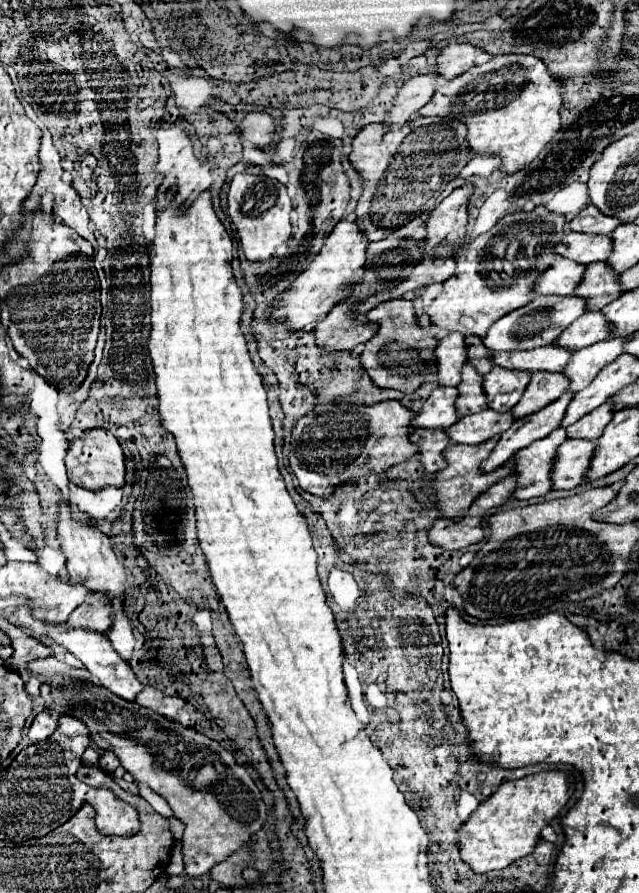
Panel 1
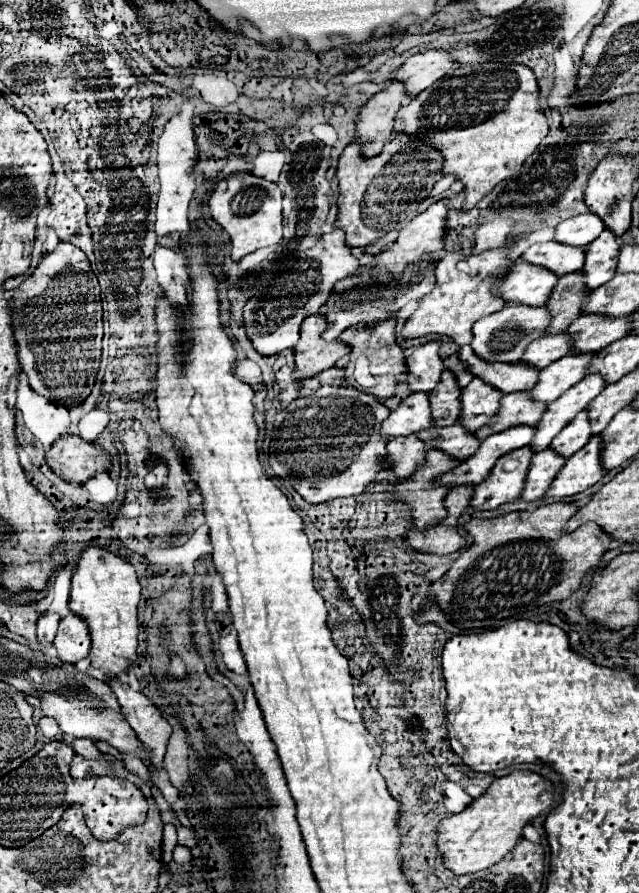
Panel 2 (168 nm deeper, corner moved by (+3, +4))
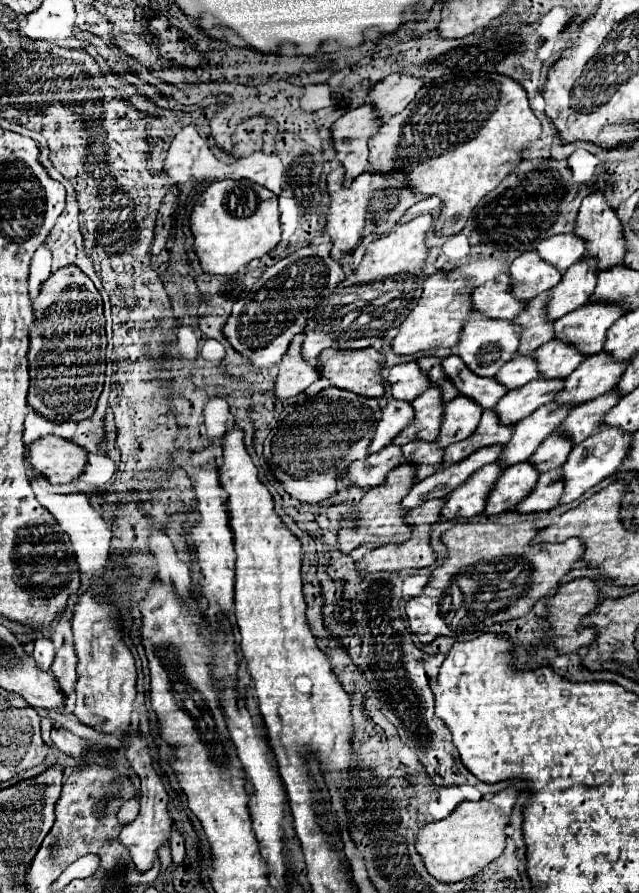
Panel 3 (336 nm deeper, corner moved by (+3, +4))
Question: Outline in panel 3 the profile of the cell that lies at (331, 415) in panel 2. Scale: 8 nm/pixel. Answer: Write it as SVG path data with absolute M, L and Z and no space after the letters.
M327 387L313 397L299 395L295 399L287 399L281 403L283 407L277 413L275 425L265 439L265 461L269 463L275 479L283 485L283 489L301 503L319 503L337 493L337 481L345 481L347 467L355 459L367 457L367 449L371 437L375 435L377 423L381 419L381 407L377 399L367 399L355 395L351 391L343 391L339 387Z

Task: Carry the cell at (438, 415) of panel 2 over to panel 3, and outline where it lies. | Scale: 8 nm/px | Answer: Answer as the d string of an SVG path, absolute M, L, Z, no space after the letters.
M433 385L415 401L411 401L411 405L415 405L415 425L411 425L411 429L405 429L405 433L399 433L399 437L393 443L405 445L407 441L413 441L413 437L435 441L441 431L441 419L443 419L443 409L445 409L441 387Z

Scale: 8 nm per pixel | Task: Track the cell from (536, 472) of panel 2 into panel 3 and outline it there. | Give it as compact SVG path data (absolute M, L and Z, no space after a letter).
M531 461L509 465L499 477L499 485L495 485L495 493L491 493L491 501L487 501L487 509L483 515L497 515L513 509L521 503L533 489L539 479L539 469Z

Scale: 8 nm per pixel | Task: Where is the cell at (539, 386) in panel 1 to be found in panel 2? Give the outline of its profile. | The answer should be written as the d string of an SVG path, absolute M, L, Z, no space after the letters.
M527 391L509 393L503 397L503 405L499 405L499 413L495 413L495 417L487 425L483 425L483 429L479 429L475 435L483 441L493 433L501 433L517 425L533 427L535 421L539 421L539 417L543 415L543 411L545 411L545 403L531 401Z

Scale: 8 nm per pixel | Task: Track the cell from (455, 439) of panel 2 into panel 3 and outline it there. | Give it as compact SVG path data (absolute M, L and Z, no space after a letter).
M415 439L415 441L409 441L407 445L403 445L403 455L407 457L407 461L419 465L419 473L417 473L417 481L419 481L419 479L433 475L435 471L439 471L443 467L445 449L441 449L437 445L437 441Z

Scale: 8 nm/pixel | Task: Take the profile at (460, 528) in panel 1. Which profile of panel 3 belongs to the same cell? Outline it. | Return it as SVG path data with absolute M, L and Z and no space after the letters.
M413 537L405 543L387 543L369 551L363 559L357 561L361 573L371 571L403 571L411 567L429 567L437 559L437 553L431 547L429 537Z

